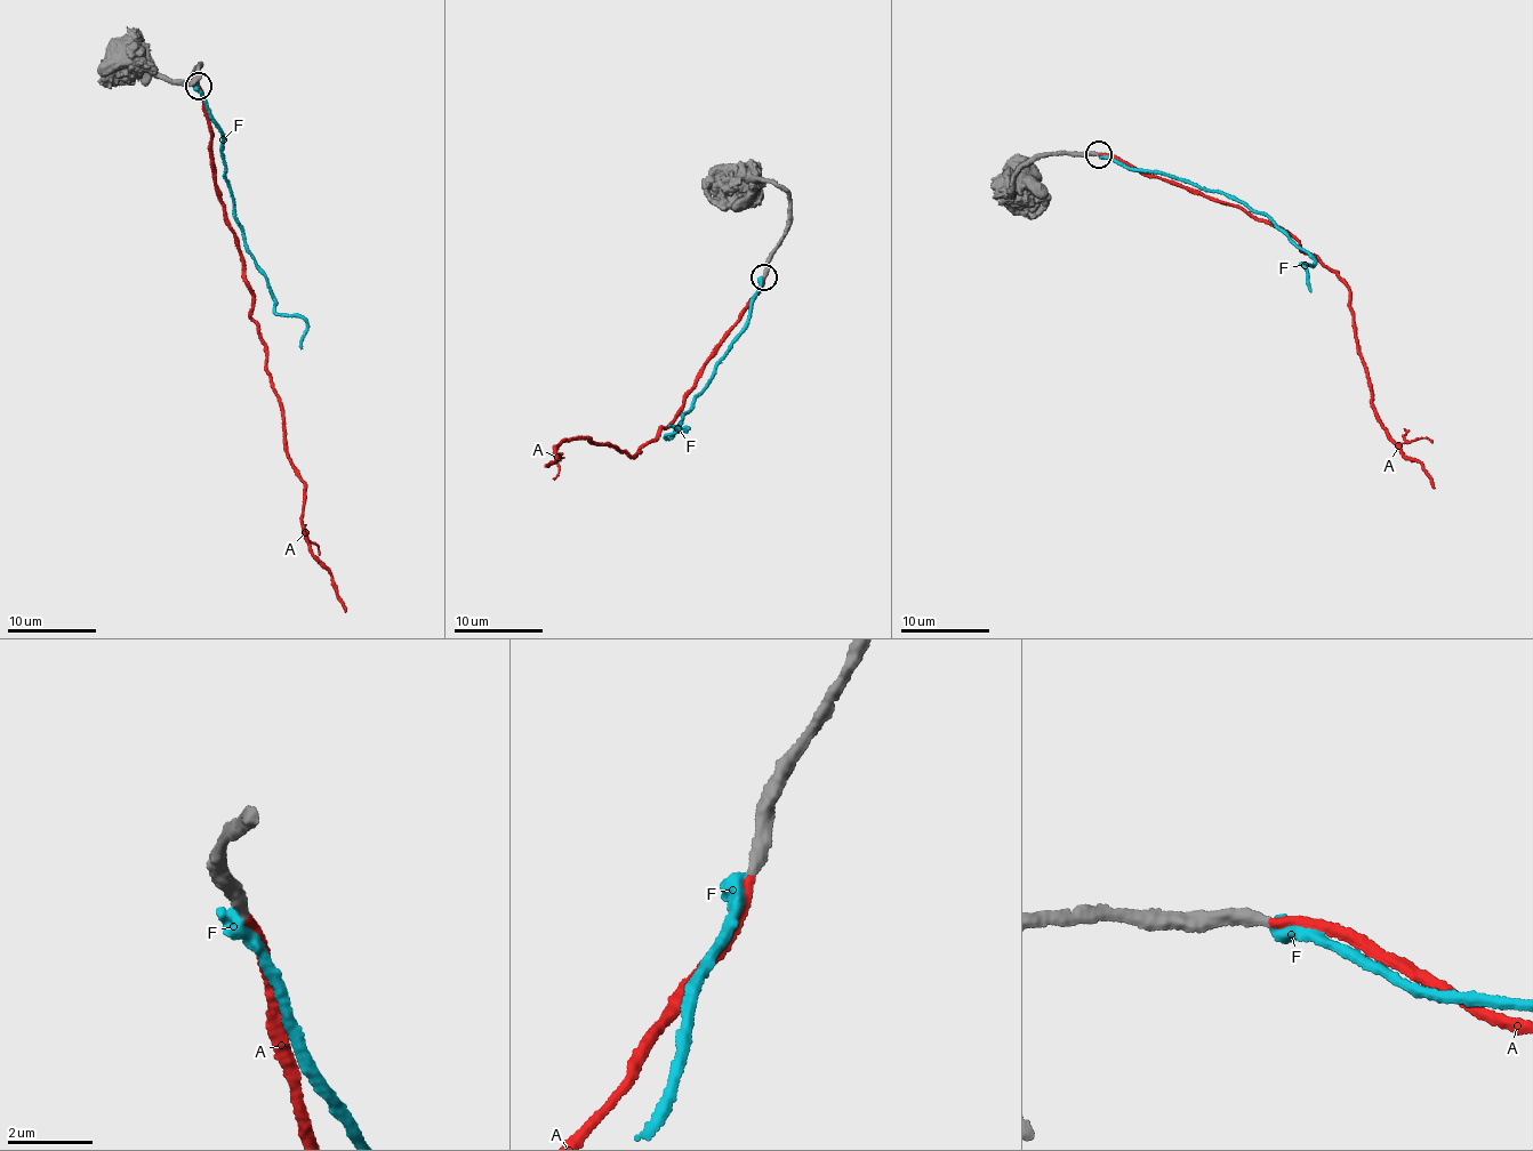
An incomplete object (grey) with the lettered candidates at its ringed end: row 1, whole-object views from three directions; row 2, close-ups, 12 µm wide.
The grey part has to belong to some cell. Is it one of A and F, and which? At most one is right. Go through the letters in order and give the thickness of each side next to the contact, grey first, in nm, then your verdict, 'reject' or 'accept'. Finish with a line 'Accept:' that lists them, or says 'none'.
A: 320 nm thick on the grey side, 220 nm on the other; accept
F: 280 nm thick on the grey side, 400 nm on the other; reject
Accept: A

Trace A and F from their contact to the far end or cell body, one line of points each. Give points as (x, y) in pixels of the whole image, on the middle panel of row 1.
A: (764, 278), (656, 439), (632, 458), (580, 435), (563, 437), (545, 466)
F: (764, 278), (747, 329), (715, 367), (714, 378), (677, 423), (680, 425), (667, 435), (688, 429), (668, 425)

